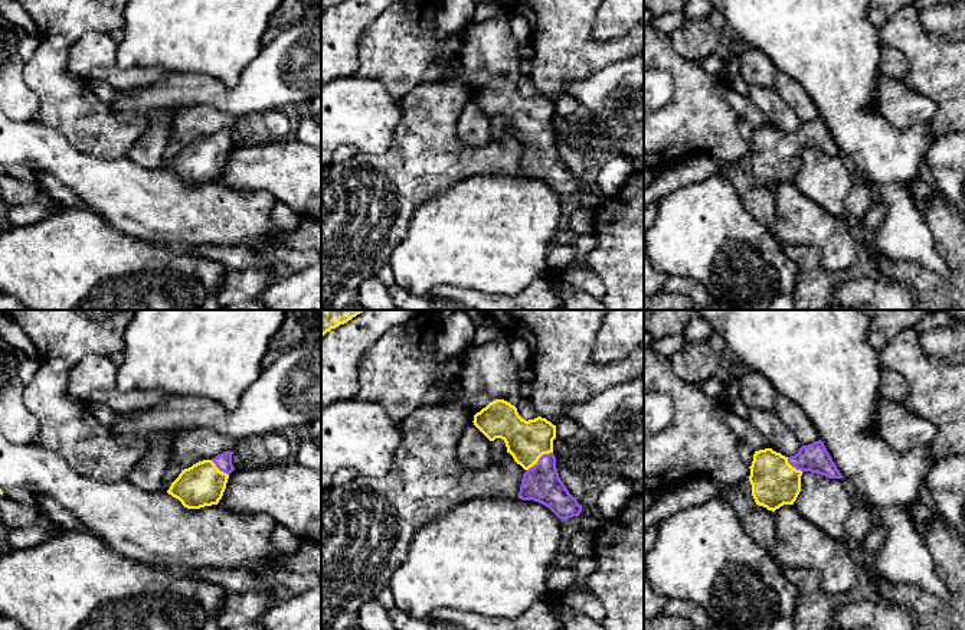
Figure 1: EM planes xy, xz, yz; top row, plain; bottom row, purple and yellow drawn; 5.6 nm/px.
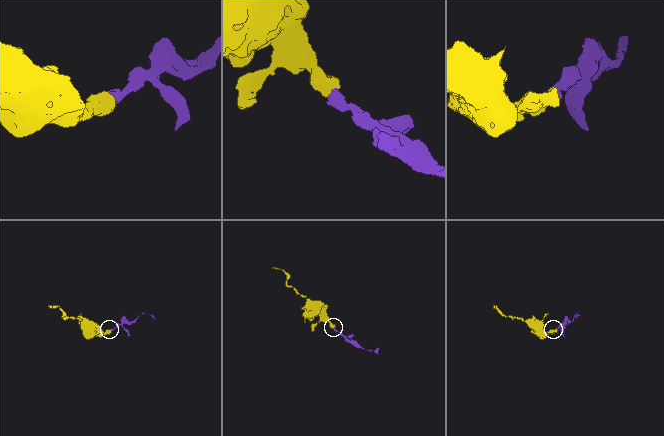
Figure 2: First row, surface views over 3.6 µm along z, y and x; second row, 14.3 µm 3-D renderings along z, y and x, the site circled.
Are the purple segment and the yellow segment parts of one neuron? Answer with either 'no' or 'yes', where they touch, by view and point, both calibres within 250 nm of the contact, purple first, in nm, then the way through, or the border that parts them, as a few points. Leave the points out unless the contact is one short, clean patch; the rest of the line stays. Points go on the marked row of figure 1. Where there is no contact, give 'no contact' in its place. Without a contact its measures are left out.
yes; contact xz (539, 459); calibres 200 and 220 nm; way xz (540, 483), (539, 459), (526, 441)

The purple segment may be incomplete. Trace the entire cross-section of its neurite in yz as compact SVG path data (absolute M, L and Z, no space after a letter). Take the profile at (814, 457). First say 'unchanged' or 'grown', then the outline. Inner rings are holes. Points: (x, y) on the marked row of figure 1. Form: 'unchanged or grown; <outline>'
grown; M821 440L802 445L795 456L785 457L772 448L755 451L749 482L756 505L775 512L784 505L794 505L801 492L804 471L828 479L841 479Z

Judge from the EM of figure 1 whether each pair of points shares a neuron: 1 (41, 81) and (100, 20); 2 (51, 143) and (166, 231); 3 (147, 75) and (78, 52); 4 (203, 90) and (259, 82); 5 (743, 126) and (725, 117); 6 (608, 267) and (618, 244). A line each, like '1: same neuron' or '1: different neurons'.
1: different neurons
2: same neuron
3: same neuron
4: same neuron
5: different neurons
6: same neuron

